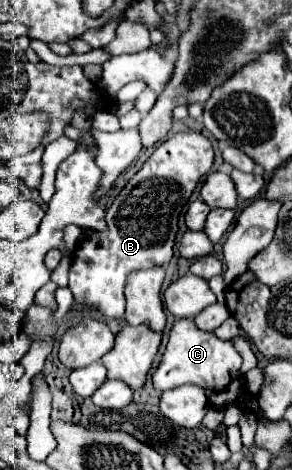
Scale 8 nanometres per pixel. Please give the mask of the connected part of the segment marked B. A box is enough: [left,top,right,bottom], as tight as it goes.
[69,131,213,317]

